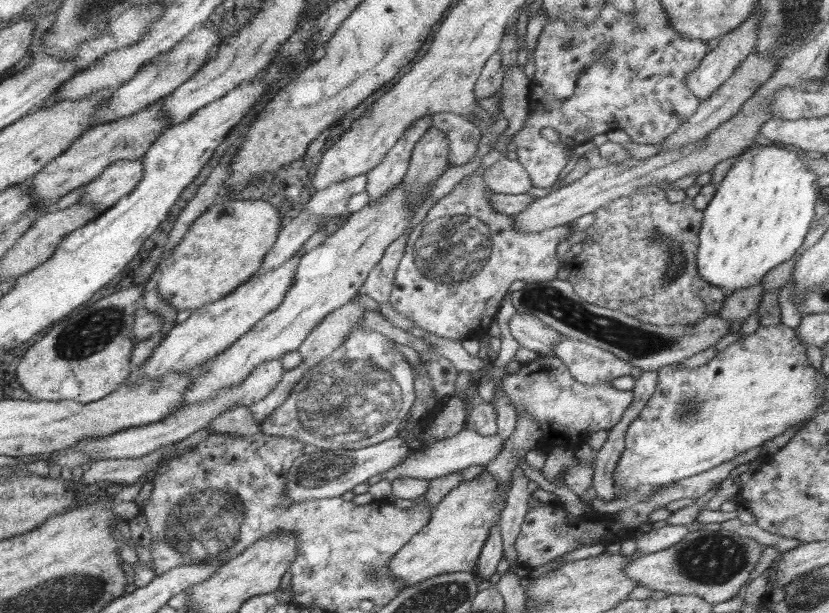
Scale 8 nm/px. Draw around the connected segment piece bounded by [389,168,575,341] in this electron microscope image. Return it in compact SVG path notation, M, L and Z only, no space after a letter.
M478 168L463 183L456 184L446 198L440 198L428 210L422 224L414 226L408 236L389 301L401 315L407 316L431 334L454 341L480 341L489 334L488 329L497 318L500 302L514 281L536 283L554 280L562 267L556 256L556 248L564 241L571 241L575 222L540 233L518 232L514 230L514 215L498 214L490 206L492 194L483 181L483 169Z

